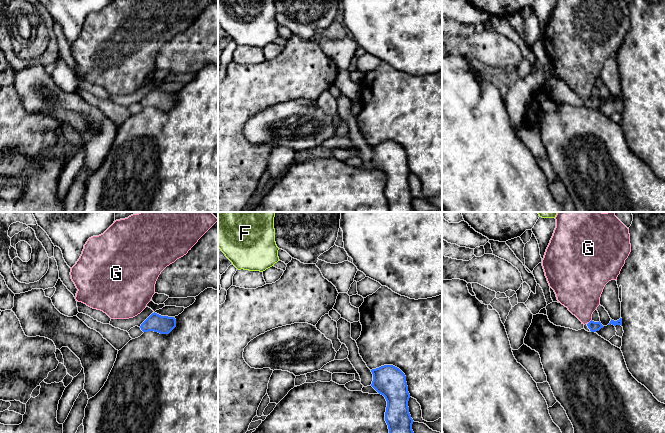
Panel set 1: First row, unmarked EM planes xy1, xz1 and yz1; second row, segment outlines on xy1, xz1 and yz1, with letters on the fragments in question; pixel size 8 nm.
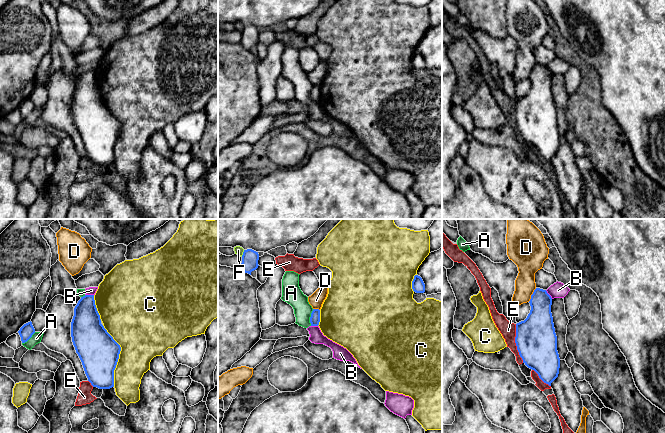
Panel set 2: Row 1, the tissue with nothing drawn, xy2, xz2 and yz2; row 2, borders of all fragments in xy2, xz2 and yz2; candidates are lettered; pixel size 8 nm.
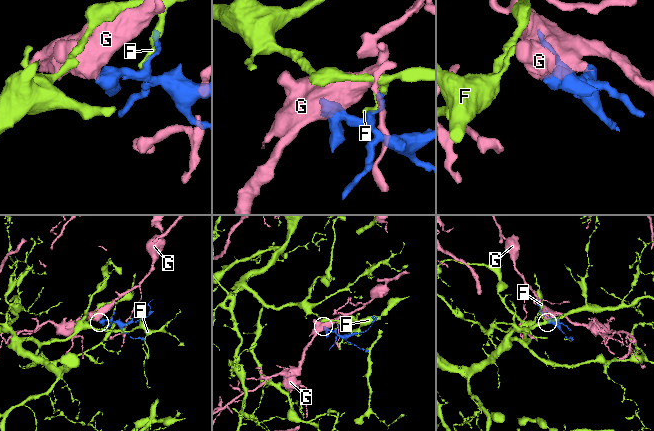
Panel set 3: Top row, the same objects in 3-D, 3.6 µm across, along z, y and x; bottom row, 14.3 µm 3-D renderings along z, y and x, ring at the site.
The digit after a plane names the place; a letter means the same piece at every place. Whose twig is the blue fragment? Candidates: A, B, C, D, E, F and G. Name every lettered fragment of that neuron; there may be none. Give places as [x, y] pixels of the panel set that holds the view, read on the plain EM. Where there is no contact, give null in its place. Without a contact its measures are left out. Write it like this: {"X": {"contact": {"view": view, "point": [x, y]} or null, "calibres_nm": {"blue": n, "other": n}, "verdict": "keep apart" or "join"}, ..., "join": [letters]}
{"A": {"contact": {"view": "xz2", "point": [310, 93]}, "calibres_nm": {"blue": 80, "other": 160}, "verdict": "keep apart"}, "B": {"contact": {"view": "xy2", "point": [89, 71]}, "calibres_nm": {"blue": 240, "other": 60}, "verdict": "keep apart"}, "C": {"contact": {"view": "xy2", "point": [118, 132]}, "calibres_nm": {"blue": 320, "other": 380}, "verdict": "keep apart"}, "D": {"contact": {"view": "yz2", "point": [531, 71]}, "calibres_nm": {"blue": 240, "other": 180}, "verdict": "keep apart"}, "E": {"contact": {"view": "yz2", "point": [515, 118]}, "calibres_nm": {"blue": 320, "other": 130}, "verdict": "keep apart"}, "F": {"contact": {"view": "xz2", "point": [243, 29]}, "calibres_nm": {"blue": 130, "other": 70}, "verdict": "keep apart"}, "G": {"contact": {"view": "yz1", "point": [590, 97]}, "calibres_nm": {"blue": 80, "other": 320}, "verdict": "keep apart"}, "join": []}

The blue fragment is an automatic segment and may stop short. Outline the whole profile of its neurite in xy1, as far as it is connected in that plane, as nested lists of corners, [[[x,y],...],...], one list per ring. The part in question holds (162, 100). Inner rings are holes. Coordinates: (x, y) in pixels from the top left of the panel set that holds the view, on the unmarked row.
[[[152,89],[140,102],[143,108],[154,107],[160,110],[169,110],[176,103],[174,93],[161,92]]]

